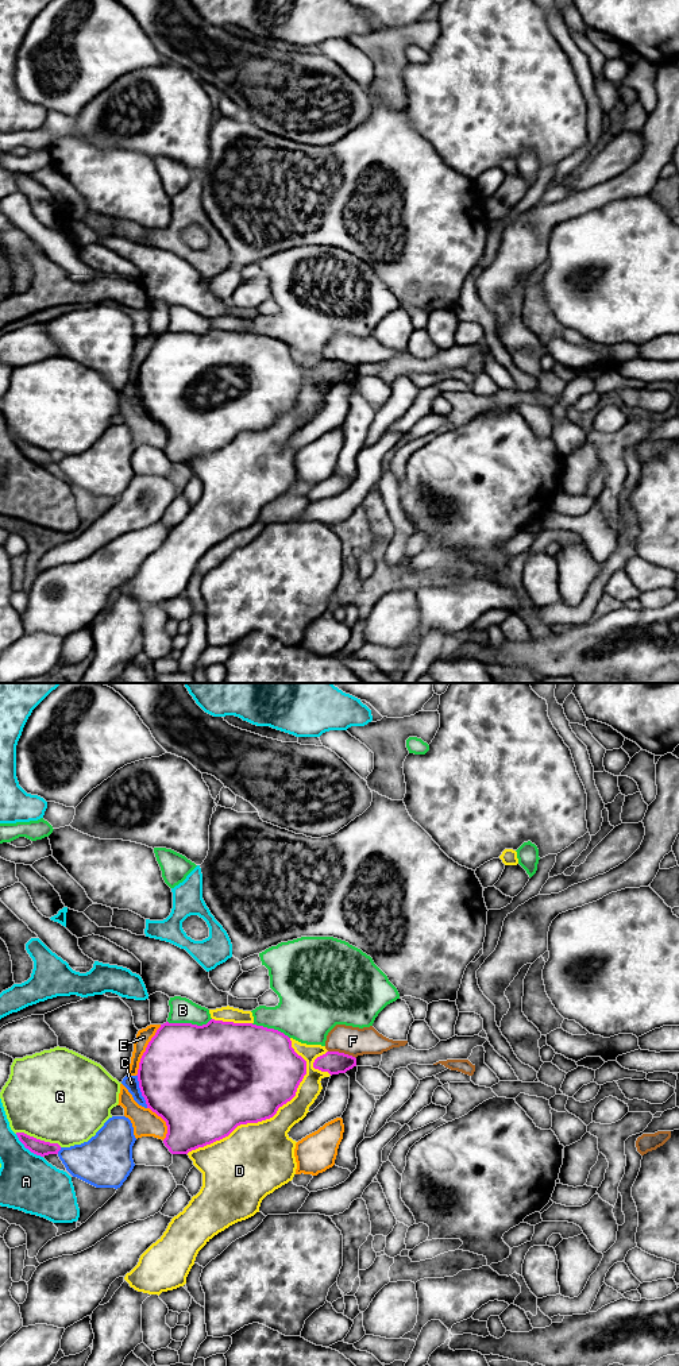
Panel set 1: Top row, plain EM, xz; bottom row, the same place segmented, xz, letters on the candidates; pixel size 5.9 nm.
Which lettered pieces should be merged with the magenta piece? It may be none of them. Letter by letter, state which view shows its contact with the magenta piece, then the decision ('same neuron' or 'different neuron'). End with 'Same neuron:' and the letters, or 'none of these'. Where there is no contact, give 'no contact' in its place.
A: contact in xz; different neuron
B: contact in xz; different neuron
C: contact in xz; different neuron
D: contact in xz; different neuron
E: contact in xz; different neuron
F: contact in xz; different neuron
G: contact in xz; different neuron
Same neuron: none of these

